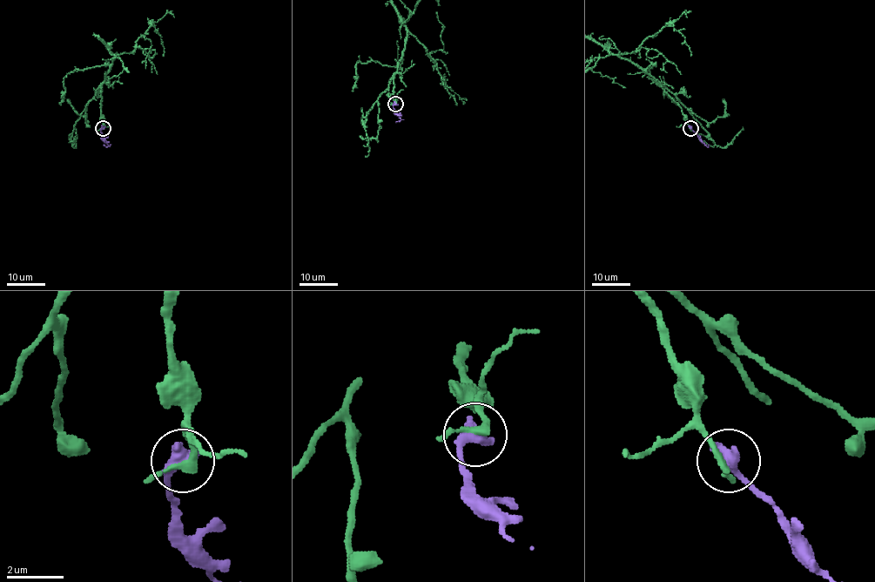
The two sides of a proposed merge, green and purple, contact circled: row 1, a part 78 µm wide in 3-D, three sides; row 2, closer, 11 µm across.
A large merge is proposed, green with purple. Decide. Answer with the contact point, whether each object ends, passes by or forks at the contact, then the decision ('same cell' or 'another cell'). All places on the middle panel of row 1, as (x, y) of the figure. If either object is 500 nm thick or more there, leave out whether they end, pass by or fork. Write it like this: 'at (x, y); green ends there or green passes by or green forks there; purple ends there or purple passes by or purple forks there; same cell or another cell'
at (395, 104); another cell

